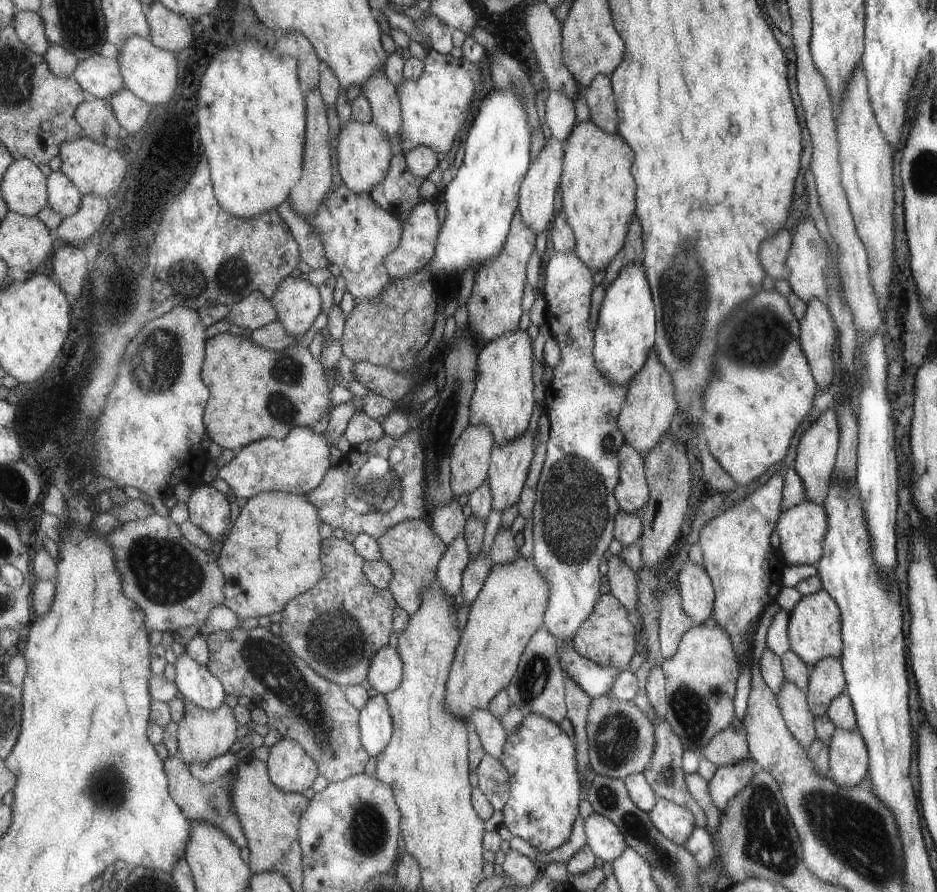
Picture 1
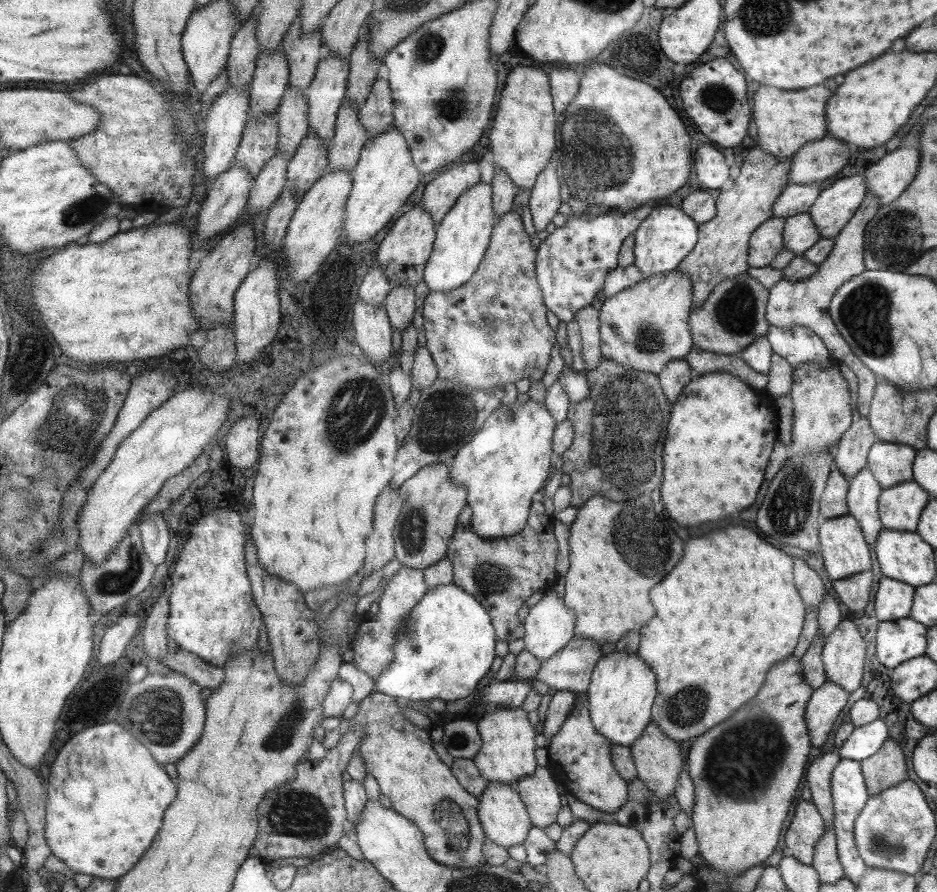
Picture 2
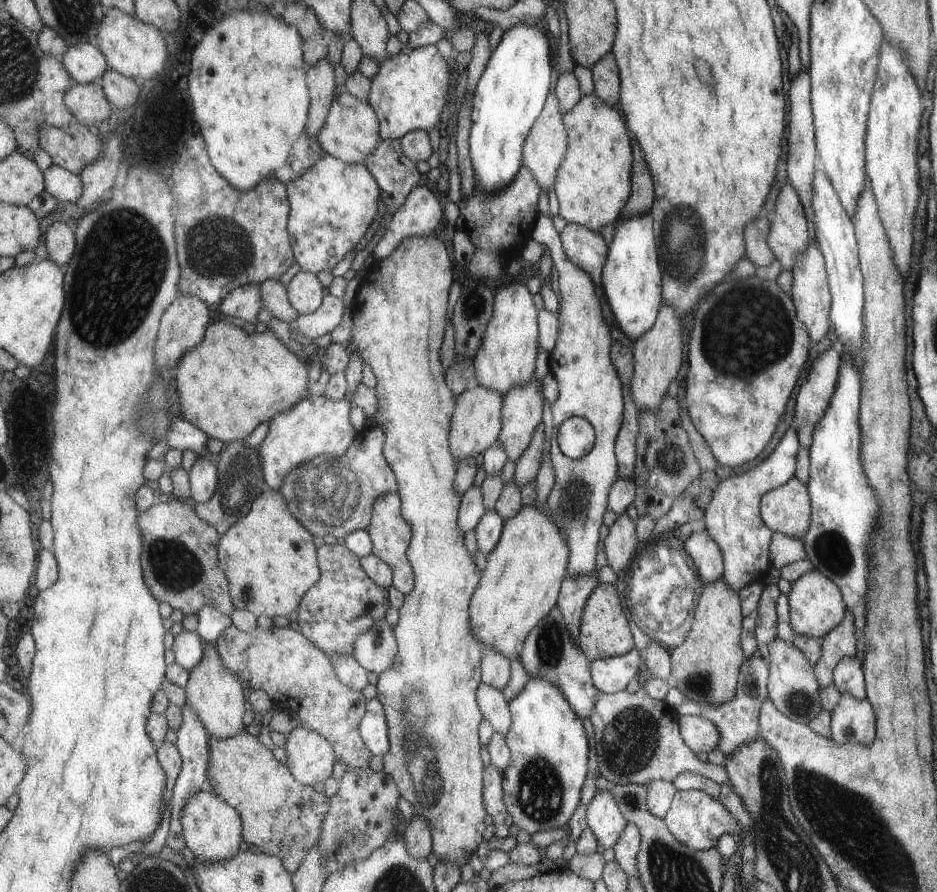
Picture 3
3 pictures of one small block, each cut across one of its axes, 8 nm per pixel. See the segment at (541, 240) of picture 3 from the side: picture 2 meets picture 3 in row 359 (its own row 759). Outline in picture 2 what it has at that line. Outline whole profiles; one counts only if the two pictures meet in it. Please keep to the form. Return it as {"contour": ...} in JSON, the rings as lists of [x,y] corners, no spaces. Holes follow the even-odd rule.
{"contour":[[[586,692],[574,695],[574,704],[567,718],[546,746],[549,767],[566,792],[579,802],[603,812],[608,821],[612,821],[612,815],[626,803],[629,788],[627,782],[615,773],[611,757],[612,743],[594,728],[590,720],[589,697]]]}

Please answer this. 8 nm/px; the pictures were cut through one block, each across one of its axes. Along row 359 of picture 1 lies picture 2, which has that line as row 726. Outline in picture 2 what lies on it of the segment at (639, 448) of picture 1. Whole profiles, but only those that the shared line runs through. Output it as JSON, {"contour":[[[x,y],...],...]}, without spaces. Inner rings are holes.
{"contour":[[[649,722],[629,748],[637,770],[636,777],[663,800],[674,796],[677,776],[681,773],[677,744],[657,724]]]}

